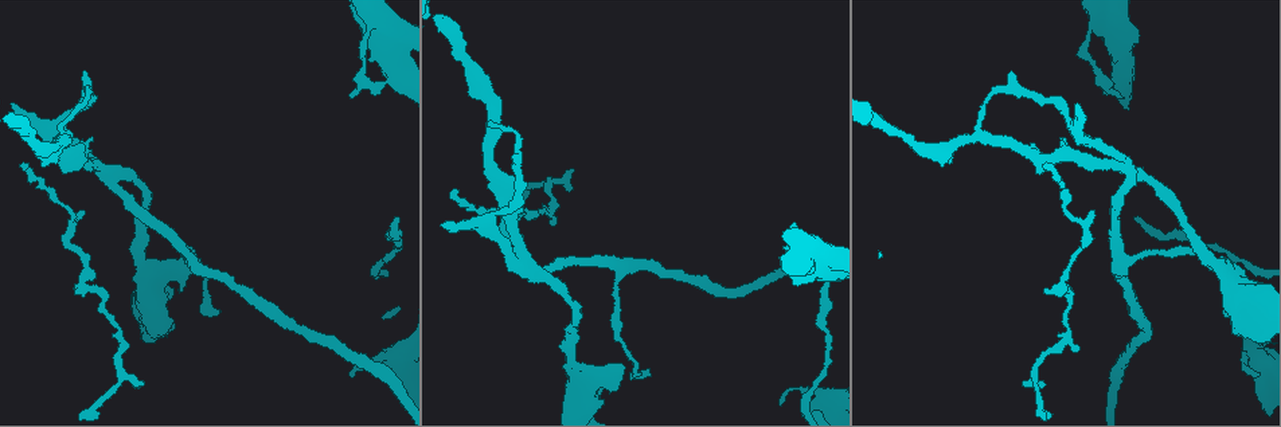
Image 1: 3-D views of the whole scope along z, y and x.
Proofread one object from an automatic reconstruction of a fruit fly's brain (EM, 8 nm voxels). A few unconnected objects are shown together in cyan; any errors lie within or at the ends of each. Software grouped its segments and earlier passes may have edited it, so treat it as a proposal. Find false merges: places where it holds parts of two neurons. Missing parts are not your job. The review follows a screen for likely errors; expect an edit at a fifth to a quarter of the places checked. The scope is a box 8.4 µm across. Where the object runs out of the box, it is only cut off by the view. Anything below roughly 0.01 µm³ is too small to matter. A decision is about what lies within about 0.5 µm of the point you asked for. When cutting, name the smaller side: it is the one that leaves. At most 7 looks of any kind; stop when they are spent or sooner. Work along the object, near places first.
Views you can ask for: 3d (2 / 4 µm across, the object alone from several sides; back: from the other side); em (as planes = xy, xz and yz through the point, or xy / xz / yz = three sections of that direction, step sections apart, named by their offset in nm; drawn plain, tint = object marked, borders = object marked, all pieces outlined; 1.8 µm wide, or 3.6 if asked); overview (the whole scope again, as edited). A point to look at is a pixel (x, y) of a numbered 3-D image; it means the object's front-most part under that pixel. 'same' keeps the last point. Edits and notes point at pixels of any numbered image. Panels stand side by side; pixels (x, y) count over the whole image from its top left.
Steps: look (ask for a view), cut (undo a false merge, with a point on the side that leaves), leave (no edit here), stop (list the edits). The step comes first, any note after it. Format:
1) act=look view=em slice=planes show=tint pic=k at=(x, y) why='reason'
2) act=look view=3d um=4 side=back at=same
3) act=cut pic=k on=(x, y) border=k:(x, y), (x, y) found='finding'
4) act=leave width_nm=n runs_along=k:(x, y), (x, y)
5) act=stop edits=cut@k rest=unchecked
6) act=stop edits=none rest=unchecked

act=look view=3d um=4 pic=1 at=(824, 405) why='calibre changes'

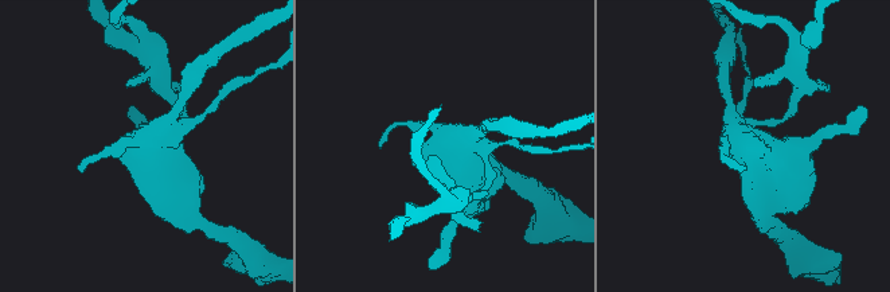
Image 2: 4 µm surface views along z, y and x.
act=look view=em um=3.6 slice=yz step=16 show=tint pic=2 at=(744, 147) why='shape alone is not enough'

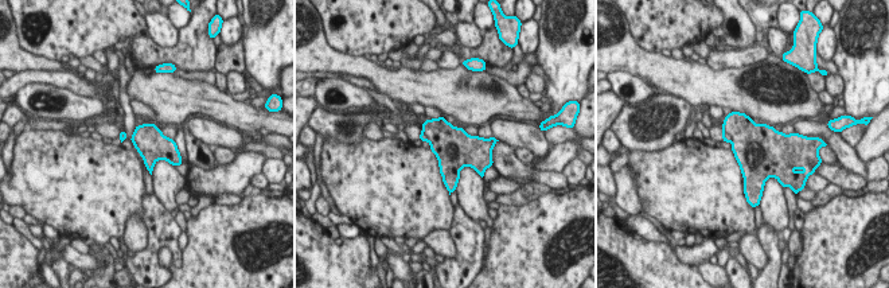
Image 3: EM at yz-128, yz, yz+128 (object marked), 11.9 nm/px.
act=look view=em um=3.6 slice=planes show=borders at=same

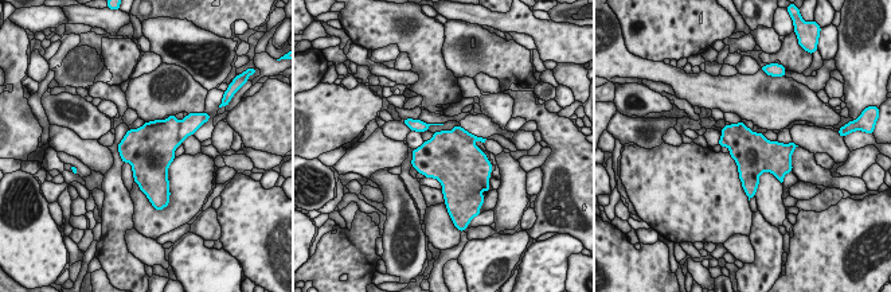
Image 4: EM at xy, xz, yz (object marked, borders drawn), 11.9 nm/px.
act=cut pic=4 on=(722, 141) border=4:(722, 136), (729, 146) found='two neurons meet here'

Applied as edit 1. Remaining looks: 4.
act=look view=overview why='redraw'

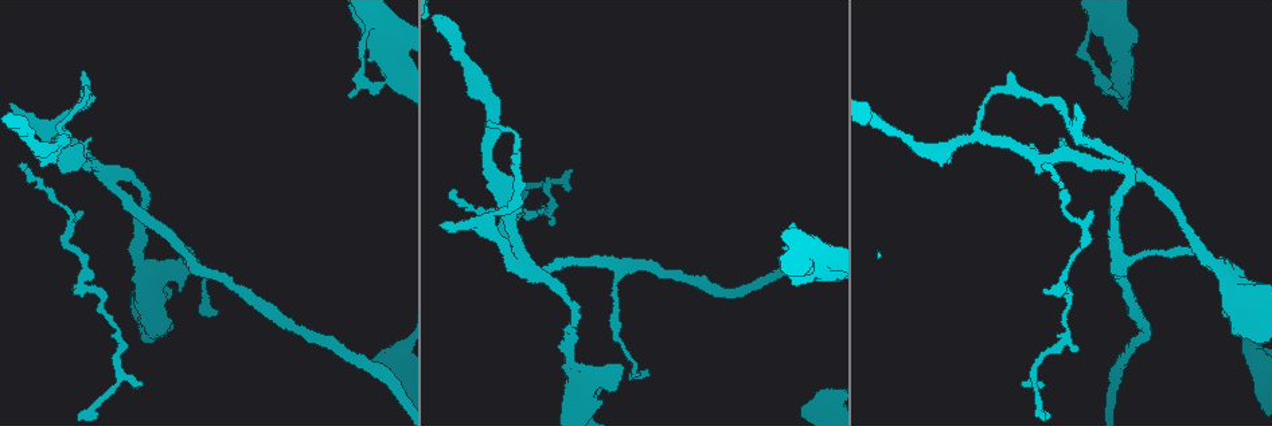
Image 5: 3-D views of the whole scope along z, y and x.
act=look view=em um=3.6 slice=planes show=tint pic=5 at=(1114, 258) why='three-way junction'

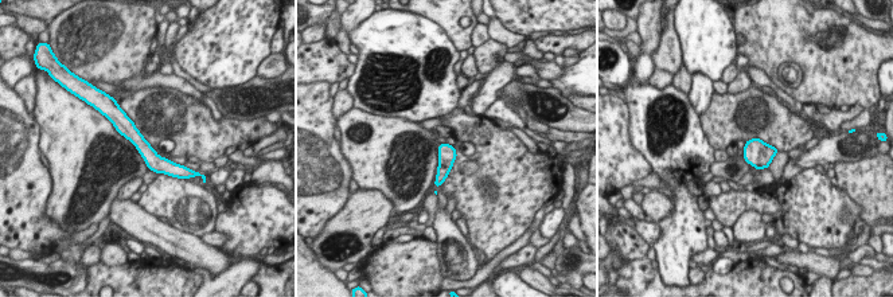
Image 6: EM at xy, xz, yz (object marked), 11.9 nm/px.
act=leave runs_along=6:(121, 118), (143, 147), (175, 172) found='continuous, no second neuron'

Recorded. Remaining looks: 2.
act=stop edits=cut@4 rest=unchecked

